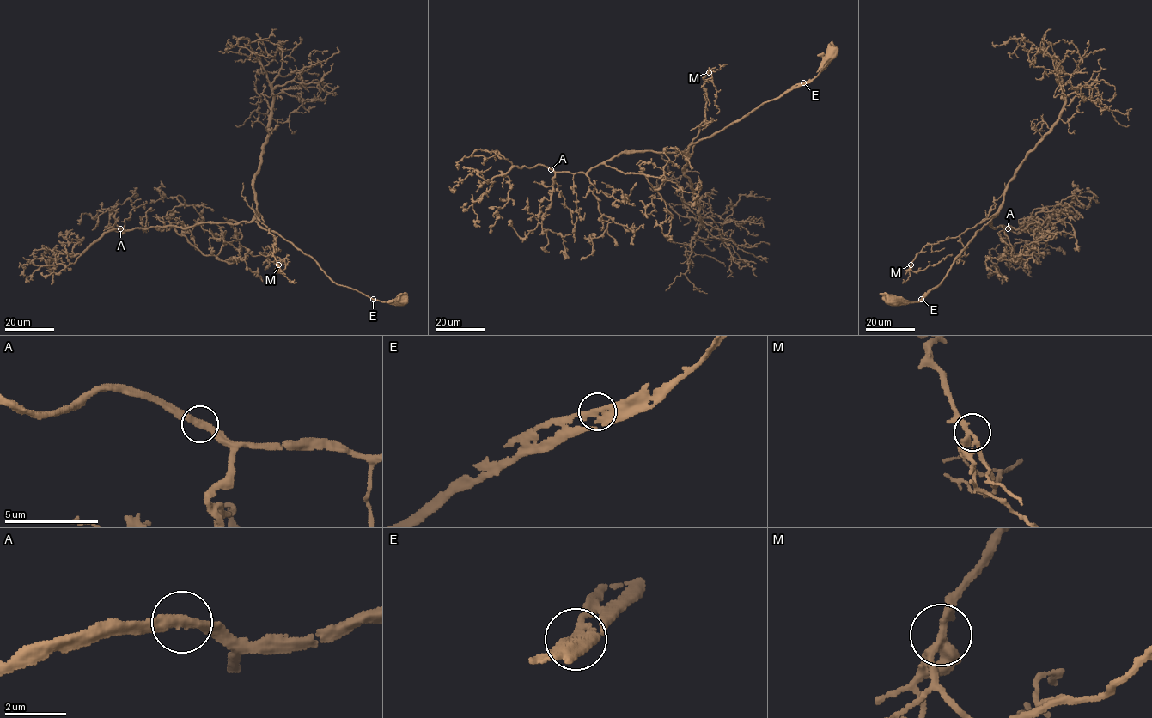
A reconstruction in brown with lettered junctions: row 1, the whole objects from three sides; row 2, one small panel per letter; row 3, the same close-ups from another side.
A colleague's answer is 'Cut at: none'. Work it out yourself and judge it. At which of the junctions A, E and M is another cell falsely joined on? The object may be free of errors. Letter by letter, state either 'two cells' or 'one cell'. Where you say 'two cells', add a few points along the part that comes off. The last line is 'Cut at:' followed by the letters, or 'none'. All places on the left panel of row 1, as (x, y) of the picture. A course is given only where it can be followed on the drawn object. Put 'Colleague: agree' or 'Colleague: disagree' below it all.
A: one cell
E: one cell
M: one cell
Cut at: none
Colleague: agree

